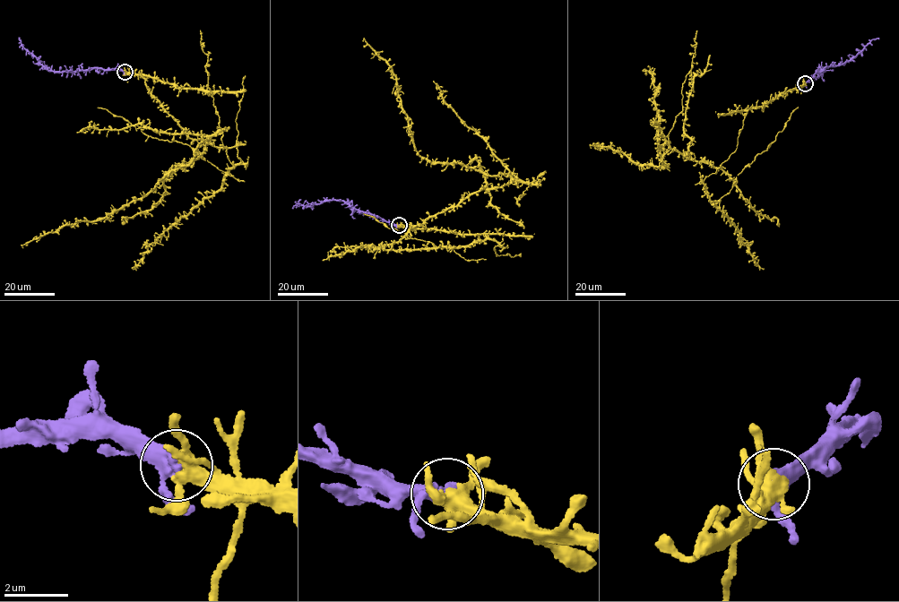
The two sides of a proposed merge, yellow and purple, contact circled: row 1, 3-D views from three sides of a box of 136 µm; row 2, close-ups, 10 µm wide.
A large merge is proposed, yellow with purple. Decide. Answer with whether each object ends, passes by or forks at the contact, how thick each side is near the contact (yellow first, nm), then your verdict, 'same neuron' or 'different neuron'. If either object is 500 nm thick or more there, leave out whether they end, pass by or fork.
yellow forks | purple forks | 360/280 nm | same neuron

